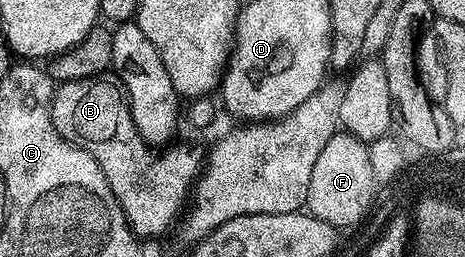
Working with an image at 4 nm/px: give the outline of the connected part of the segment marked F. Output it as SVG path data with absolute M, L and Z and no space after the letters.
M338 133L323 145L323 153L315 161L315 169L311 169L311 185L307 185L305 207L308 214L315 216L319 221L332 220L333 223L354 224L354 220L362 220L370 210L366 196L375 195L375 176L369 164L369 147L348 133Z

